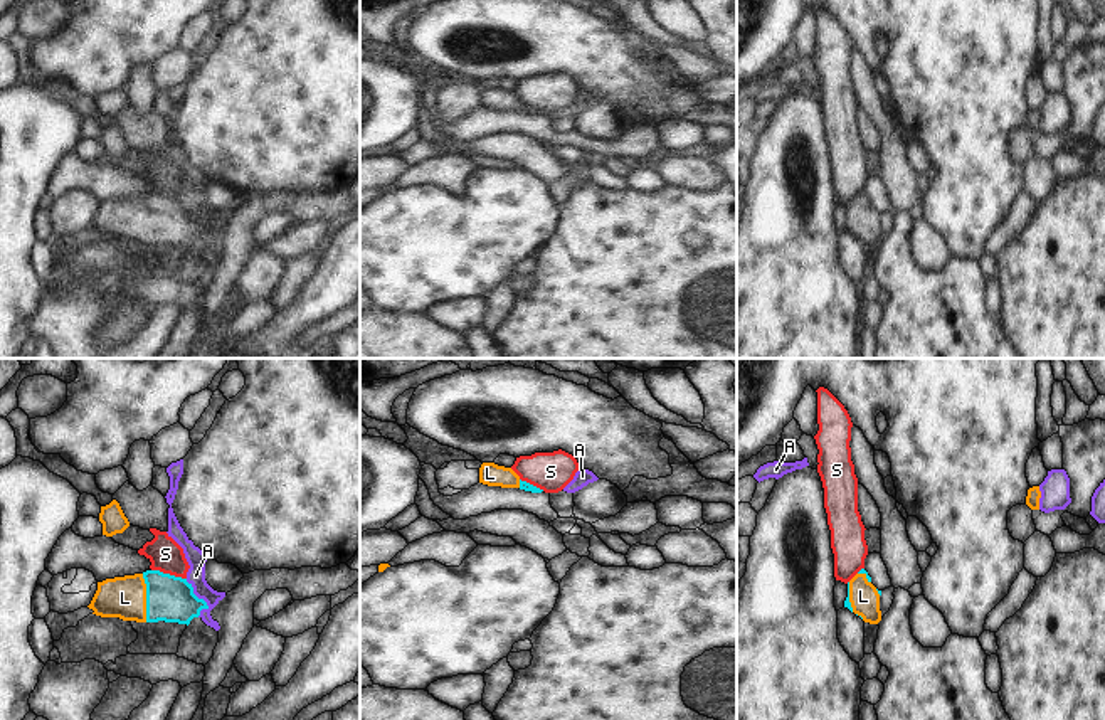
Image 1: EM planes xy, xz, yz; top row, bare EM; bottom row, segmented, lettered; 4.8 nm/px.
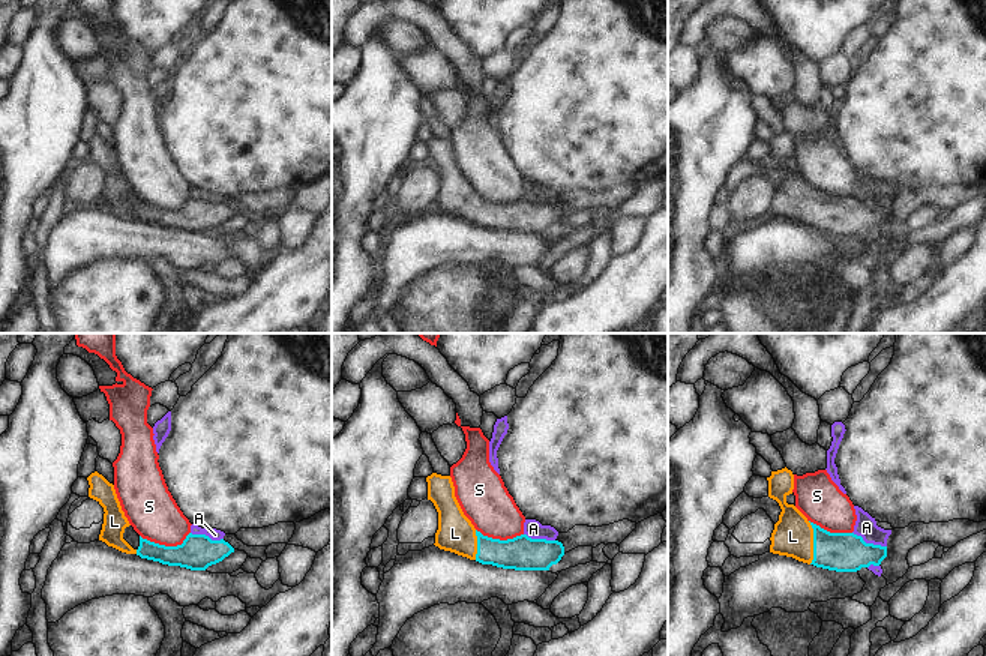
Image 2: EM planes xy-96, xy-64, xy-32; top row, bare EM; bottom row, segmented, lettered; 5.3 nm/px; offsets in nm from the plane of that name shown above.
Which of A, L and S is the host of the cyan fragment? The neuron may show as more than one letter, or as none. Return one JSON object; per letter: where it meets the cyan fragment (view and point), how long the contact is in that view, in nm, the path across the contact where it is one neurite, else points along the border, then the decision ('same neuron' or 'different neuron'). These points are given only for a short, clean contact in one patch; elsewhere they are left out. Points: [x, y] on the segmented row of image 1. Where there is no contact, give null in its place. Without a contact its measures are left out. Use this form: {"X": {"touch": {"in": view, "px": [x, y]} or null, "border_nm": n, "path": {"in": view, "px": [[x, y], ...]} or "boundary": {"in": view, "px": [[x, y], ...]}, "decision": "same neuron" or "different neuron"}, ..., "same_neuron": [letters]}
{"A": {"touch": {"in": "xy", "px": [200, 599]}, "border_nm": 200, "boundary": {"in": "xy", "px": [[185, 579], [207, 606], [199, 616]]}, "decision": "different neuron"}, "L": {"touch": {"in": "xy", "px": [147, 598]}, "border_nm": 240, "path": {"in": "xy", "px": [[169, 598], [147, 598], [125, 598]]}, "decision": "same neuron"}, "S": {"touch": {"in": "xy", "px": [169, 574]}, "border_nm": 180, "decision": "different neuron"}, "same_neuron": ["L"]}

